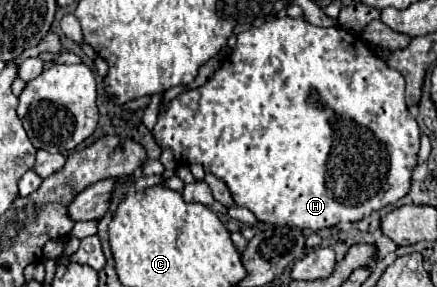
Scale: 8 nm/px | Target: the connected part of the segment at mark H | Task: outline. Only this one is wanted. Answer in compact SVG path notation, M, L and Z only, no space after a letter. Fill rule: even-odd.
M280 17L274 21L268 21L260 27L252 27L248 31L238 33L236 47L232 55L222 63L222 67L212 75L208 83L196 89L186 89L178 97L174 97L168 107L158 113L158 121L152 129L156 143L162 149L170 149L174 153L174 159L182 165L204 165L206 173L216 175L222 179L236 205L250 209L258 221L270 223L270 225L290 225L300 229L328 229L336 223L350 221L356 223L364 217L368 217L372 211L378 211L400 197L404 197L410 191L410 177L412 169L416 165L416 155L420 149L420 129L416 119L408 113L406 101L404 101L404 77L396 69L390 69L374 51L368 47L366 41L362 41L360 35L354 35L338 25L334 27L316 27L310 25L306 19L292 19L292 17Z

